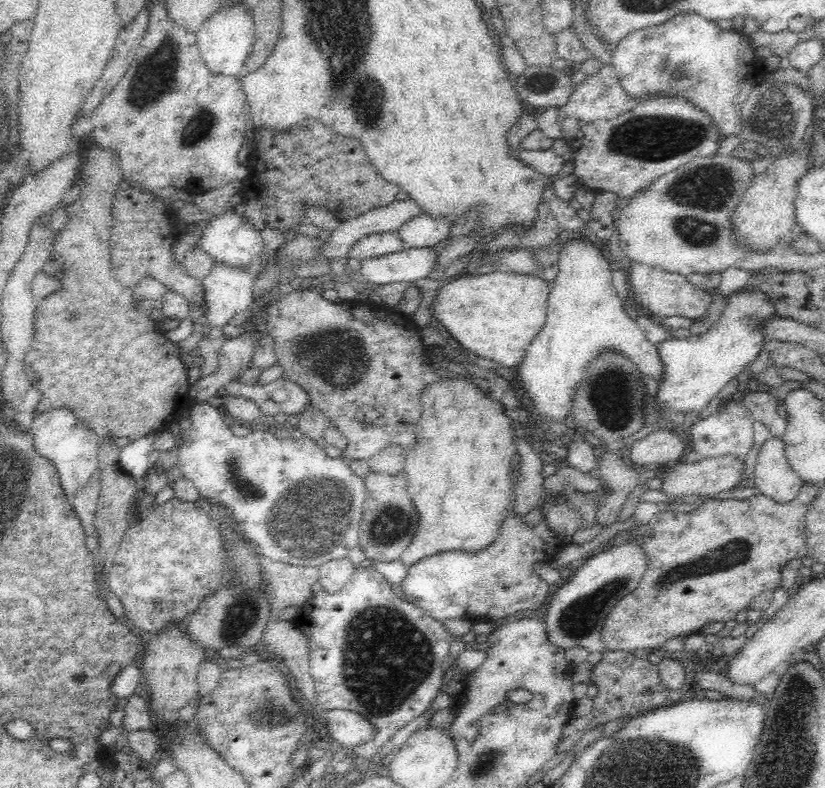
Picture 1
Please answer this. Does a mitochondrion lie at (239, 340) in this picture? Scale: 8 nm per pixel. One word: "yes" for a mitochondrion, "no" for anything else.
no

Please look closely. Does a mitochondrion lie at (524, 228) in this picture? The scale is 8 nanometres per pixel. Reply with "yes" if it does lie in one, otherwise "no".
no

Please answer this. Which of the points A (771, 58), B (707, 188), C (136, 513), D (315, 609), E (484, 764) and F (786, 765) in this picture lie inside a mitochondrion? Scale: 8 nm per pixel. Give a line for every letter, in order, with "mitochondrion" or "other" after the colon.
A: other
B: mitochondrion
C: other
D: other
E: mitochondrion
F: mitochondrion

